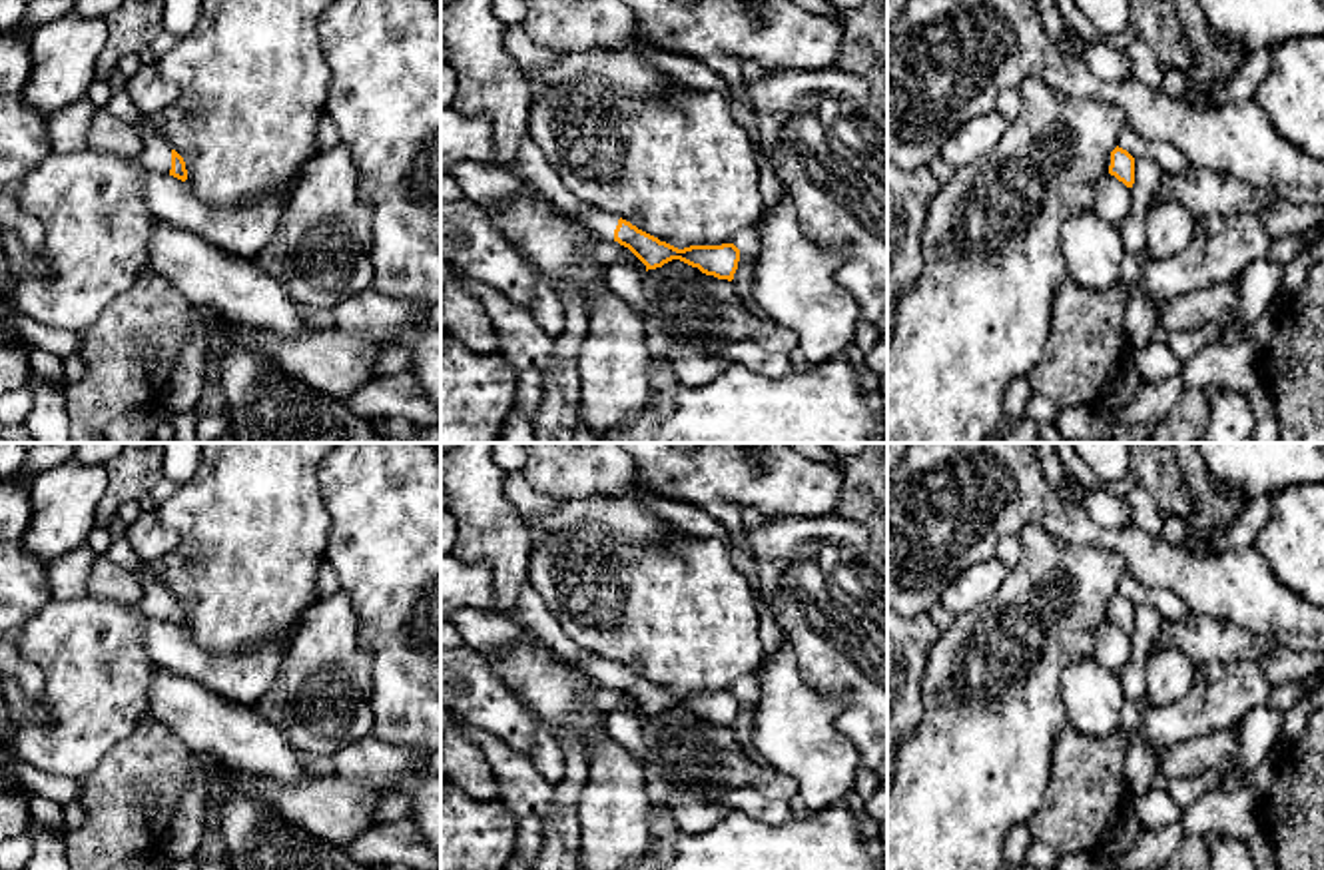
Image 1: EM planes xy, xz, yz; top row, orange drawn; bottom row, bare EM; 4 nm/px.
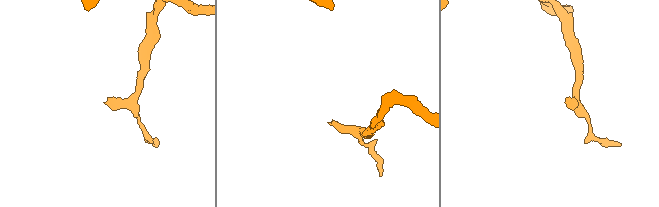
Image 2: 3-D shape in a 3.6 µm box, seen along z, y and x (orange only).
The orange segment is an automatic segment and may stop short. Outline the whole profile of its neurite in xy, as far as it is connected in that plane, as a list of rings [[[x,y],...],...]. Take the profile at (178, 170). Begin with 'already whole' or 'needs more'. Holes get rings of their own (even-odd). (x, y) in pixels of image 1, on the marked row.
needs more; [[[144,116],[134,130],[142,138],[142,152],[138,162],[156,174],[173,176],[181,182],[187,180],[187,170],[183,158],[169,146],[169,142],[160,134],[156,126],[158,118]]]

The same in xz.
needs more; [[[596,206],[584,214],[582,223],[600,239],[614,239],[628,247],[646,265],[646,271],[680,259],[706,275],[732,281],[738,269],[740,249],[734,243],[678,249]]]

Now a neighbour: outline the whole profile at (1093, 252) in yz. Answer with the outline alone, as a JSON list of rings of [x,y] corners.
[[[1095,210],[1069,218],[1061,227],[1067,277],[1087,289],[1105,291],[1121,281],[1125,259],[1121,227]]]

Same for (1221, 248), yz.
[[[1254,214],[1212,216],[1196,221],[1184,249],[1143,263],[1143,291],[1160,311],[1170,297],[1214,283],[1236,283],[1256,259],[1268,257],[1272,237]]]

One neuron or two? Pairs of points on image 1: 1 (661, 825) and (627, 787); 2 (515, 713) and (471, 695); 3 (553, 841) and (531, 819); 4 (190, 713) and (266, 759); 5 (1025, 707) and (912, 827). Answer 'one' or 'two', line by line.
1: two
2: one
3: two
4: one
5: one

